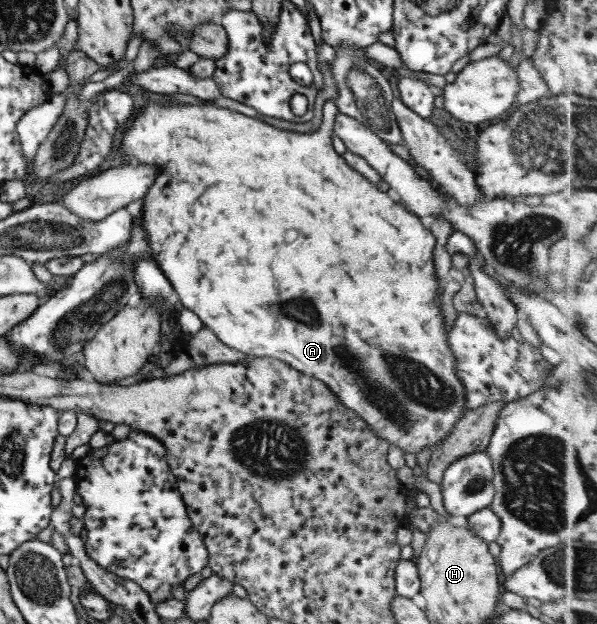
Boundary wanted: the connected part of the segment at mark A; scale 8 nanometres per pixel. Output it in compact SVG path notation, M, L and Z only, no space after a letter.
M329 99L322 105L322 120L317 131L311 133L299 133L289 130L283 130L275 128L264 121L255 117L245 116L239 112L232 111L231 109L217 107L212 102L202 102L200 104L178 104L173 106L169 101L157 102L157 100L149 100L147 103L137 111L137 114L132 114L131 120L127 122L127 125L123 127L121 132L121 139L117 146L117 152L123 156L130 164L145 164L145 166L159 166L157 168L157 176L155 180L149 186L147 194L143 195L140 205L141 212L141 228L144 233L144 240L147 244L147 254L152 261L161 270L161 273L169 280L173 290L179 297L179 308L185 308L197 315L197 318L201 320L203 326L207 327L223 344L237 349L242 352L245 357L269 357L271 359L277 359L283 361L284 364L289 365L294 370L297 370L304 376L309 376L315 380L319 380L325 384L325 387L329 391L333 391L333 395L353 411L353 414L359 415L359 418L363 419L369 428L373 430L377 437L389 441L389 444L398 446L403 454L405 452L412 452L418 454L423 446L433 447L437 446L437 443L441 443L441 440L445 439L449 435L449 431L453 429L453 425L457 422L457 419L465 412L465 392L463 392L463 384L457 379L456 369L454 368L455 358L453 358L453 352L447 344L449 340L447 331L444 330L443 317L440 314L440 305L434 304L436 292L438 291L436 277L434 276L434 265L432 260L432 252L434 251L435 238L431 235L429 229L426 229L421 224L419 217L413 215L409 210L404 208L400 202L390 192L381 192L377 189L375 183L371 183L363 177L363 175L353 170L345 161L341 155L337 154L333 147L331 147L332 128L334 124L335 115L338 113L337 108L333 103L333 100Z

